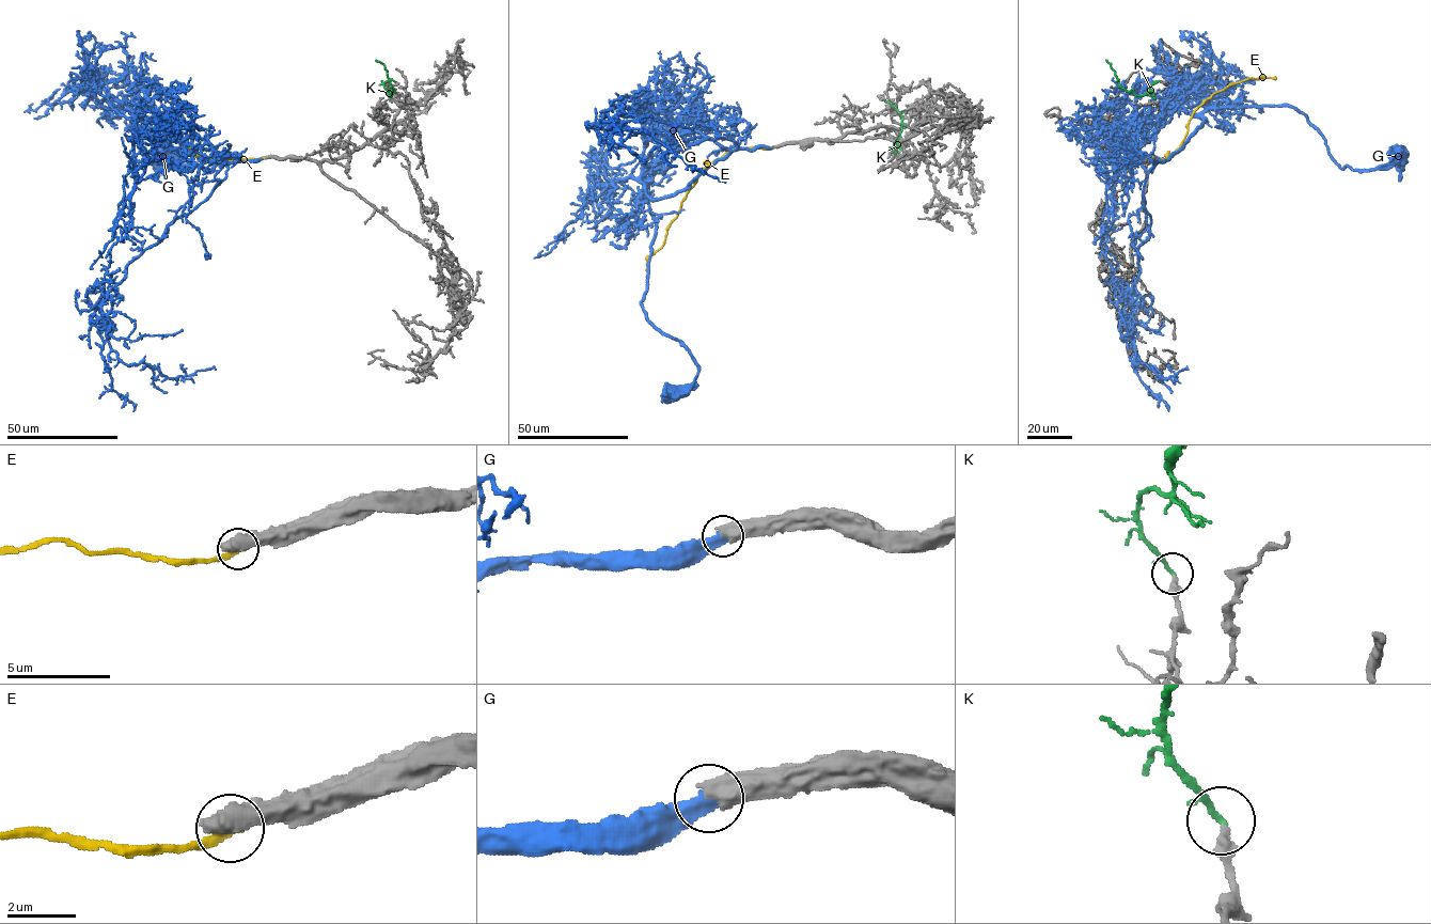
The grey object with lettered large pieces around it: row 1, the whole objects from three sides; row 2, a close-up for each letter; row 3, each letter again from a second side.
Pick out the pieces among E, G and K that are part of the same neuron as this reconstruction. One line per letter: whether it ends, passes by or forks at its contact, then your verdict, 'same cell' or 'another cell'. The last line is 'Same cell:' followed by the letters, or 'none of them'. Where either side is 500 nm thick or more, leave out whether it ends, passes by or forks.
E: another cell
G: same cell
K: it ends; another cell
Same cell: G

